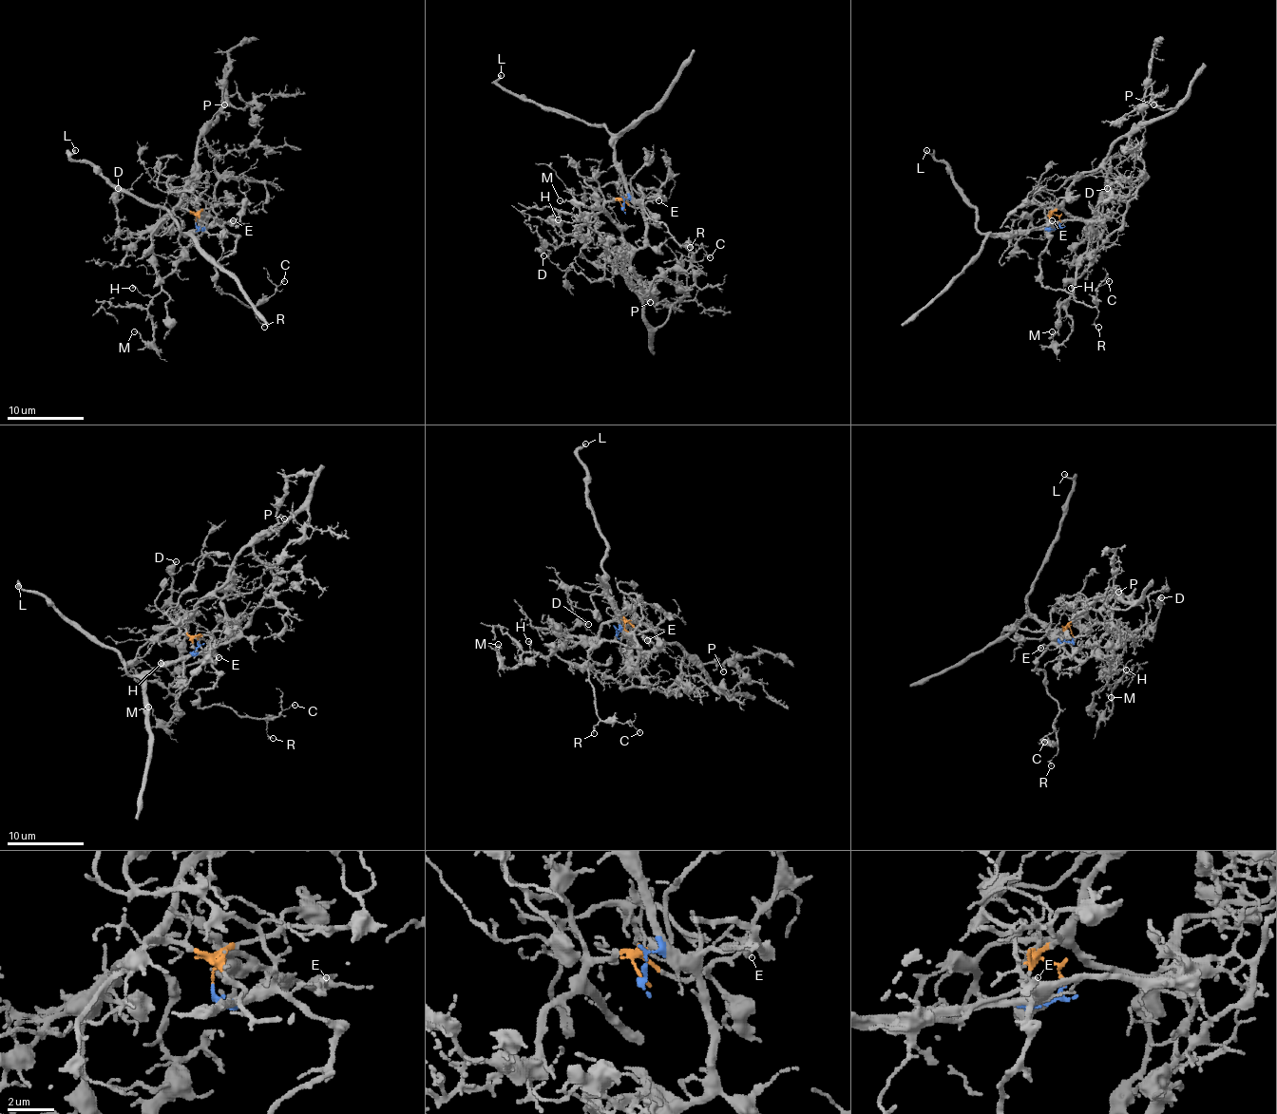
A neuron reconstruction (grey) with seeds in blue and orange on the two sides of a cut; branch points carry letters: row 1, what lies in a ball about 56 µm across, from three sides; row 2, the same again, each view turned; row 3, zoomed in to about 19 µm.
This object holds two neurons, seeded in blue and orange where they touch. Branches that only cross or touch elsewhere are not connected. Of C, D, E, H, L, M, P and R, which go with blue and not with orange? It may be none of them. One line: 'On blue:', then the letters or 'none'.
On blue: C, E, L, R

